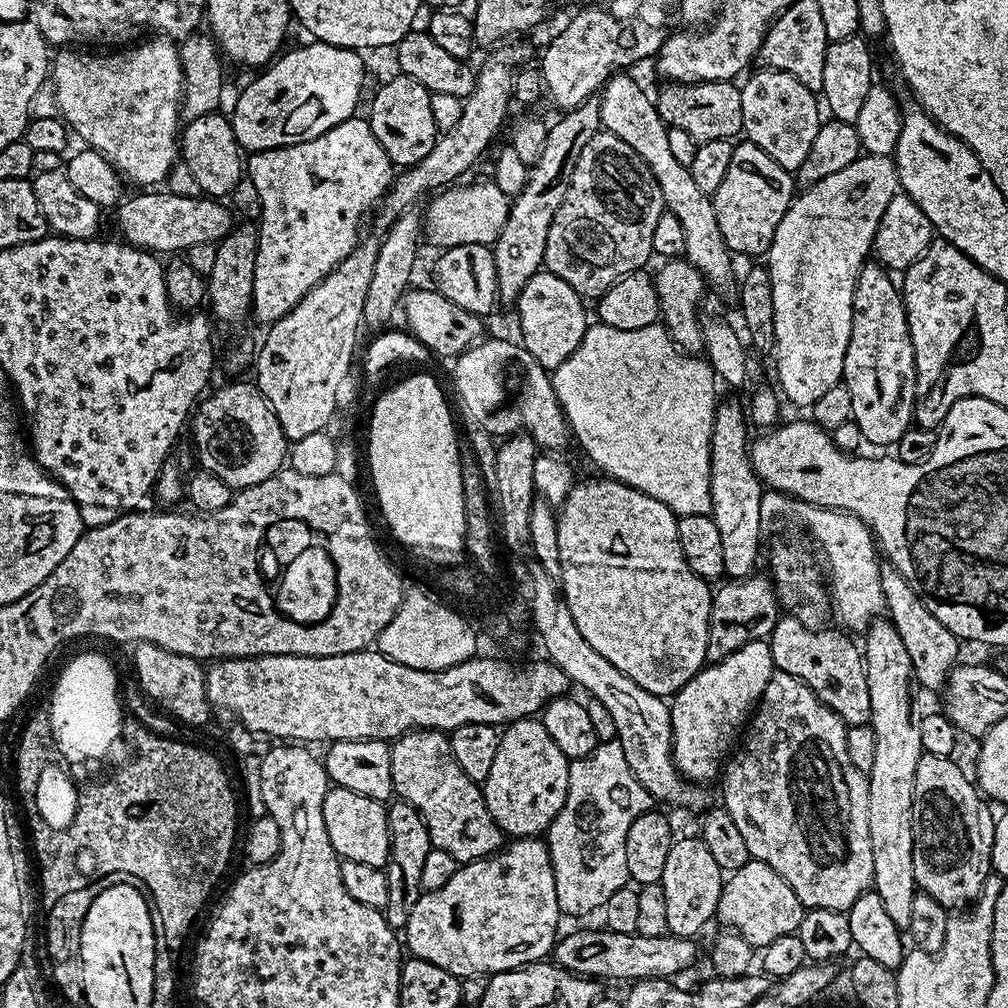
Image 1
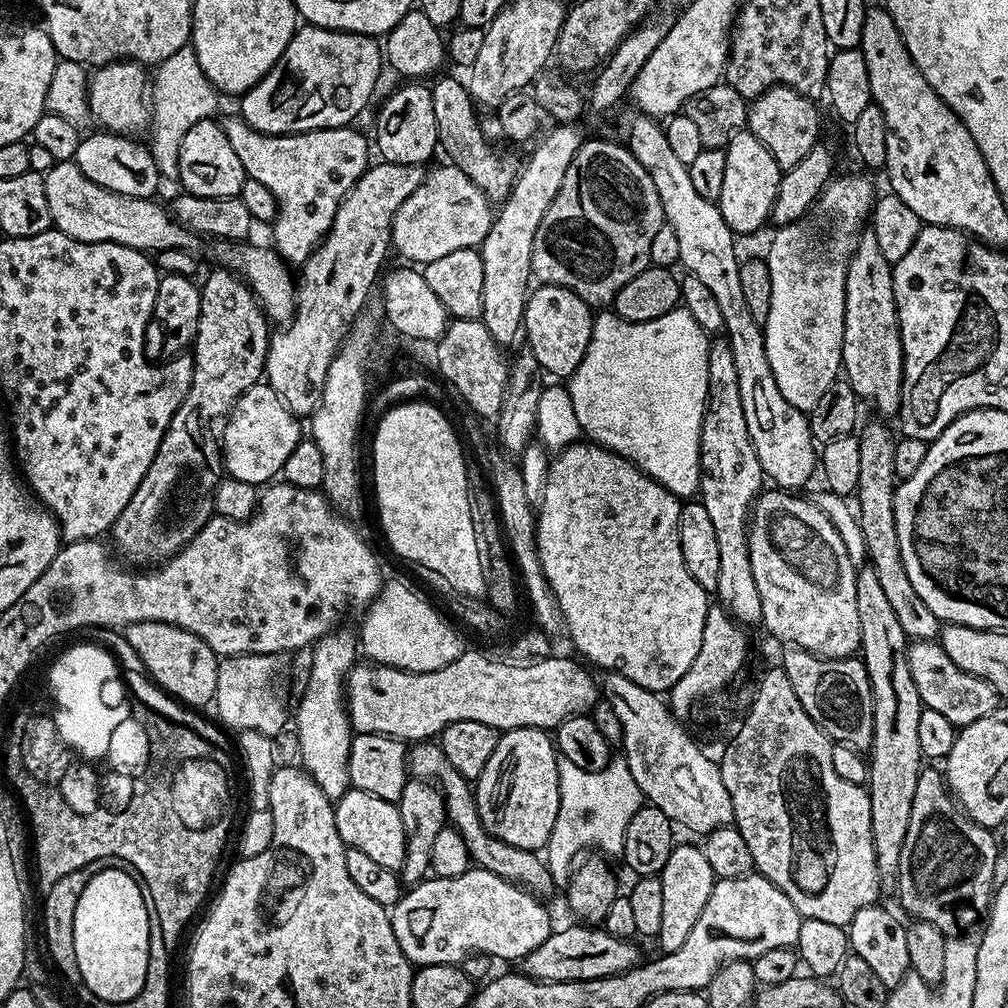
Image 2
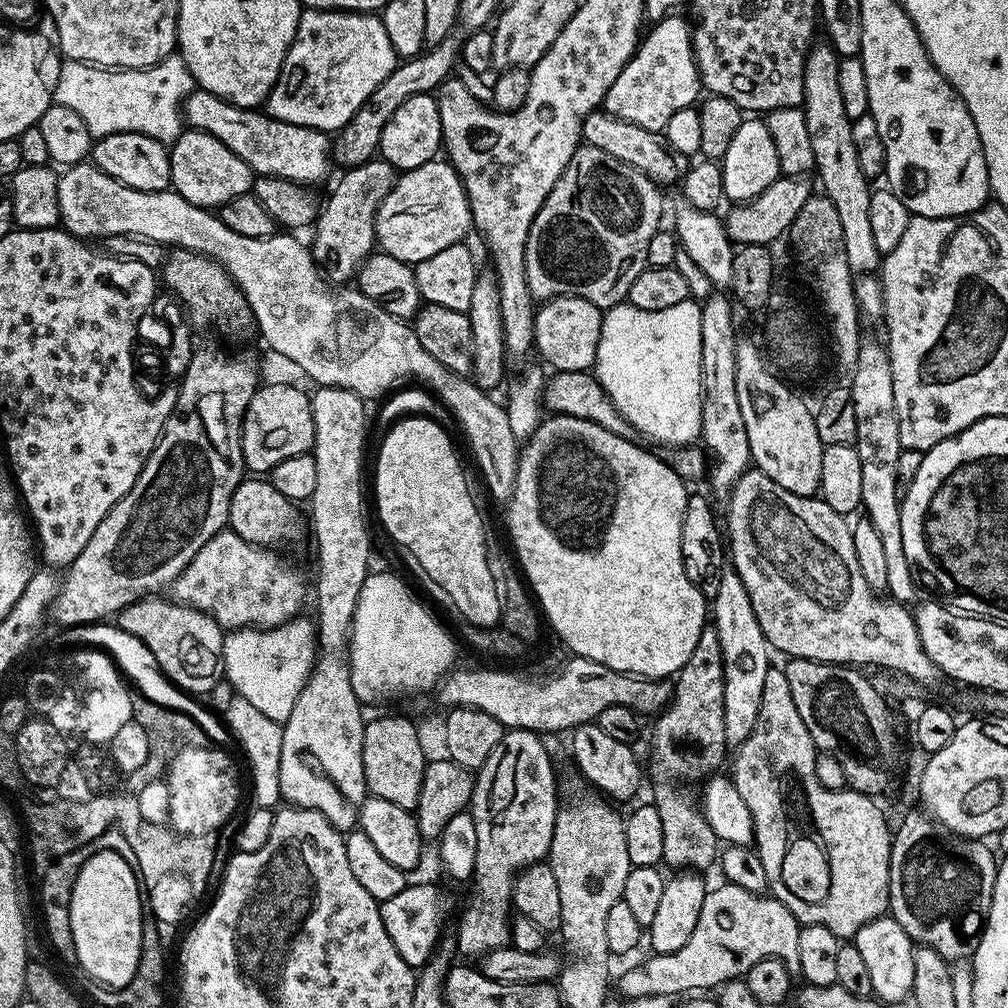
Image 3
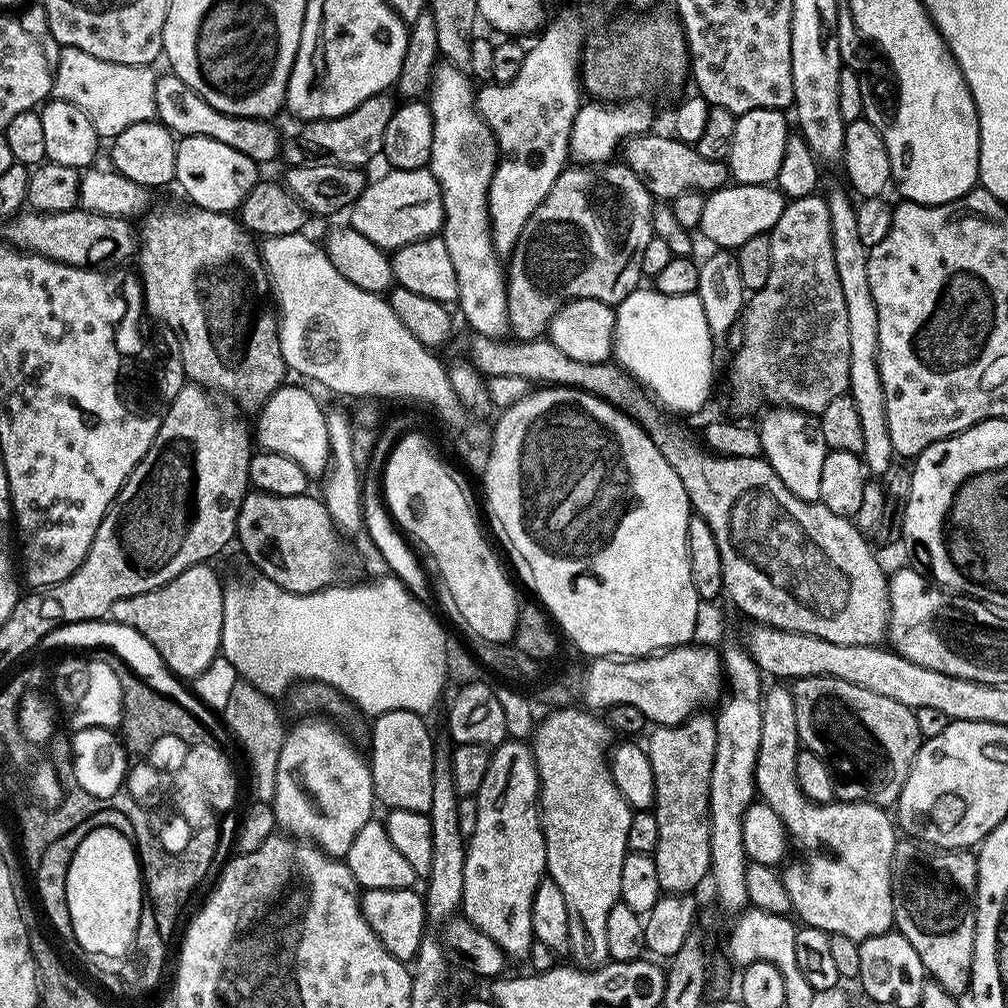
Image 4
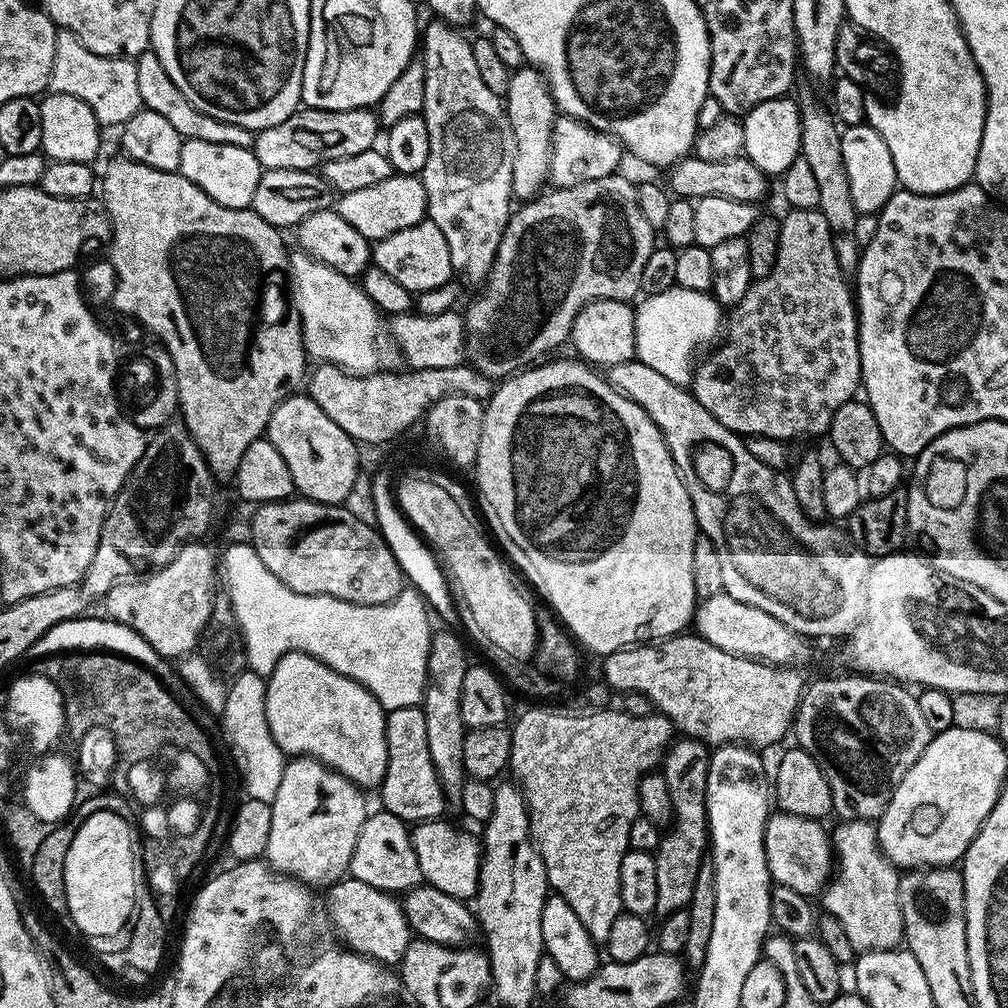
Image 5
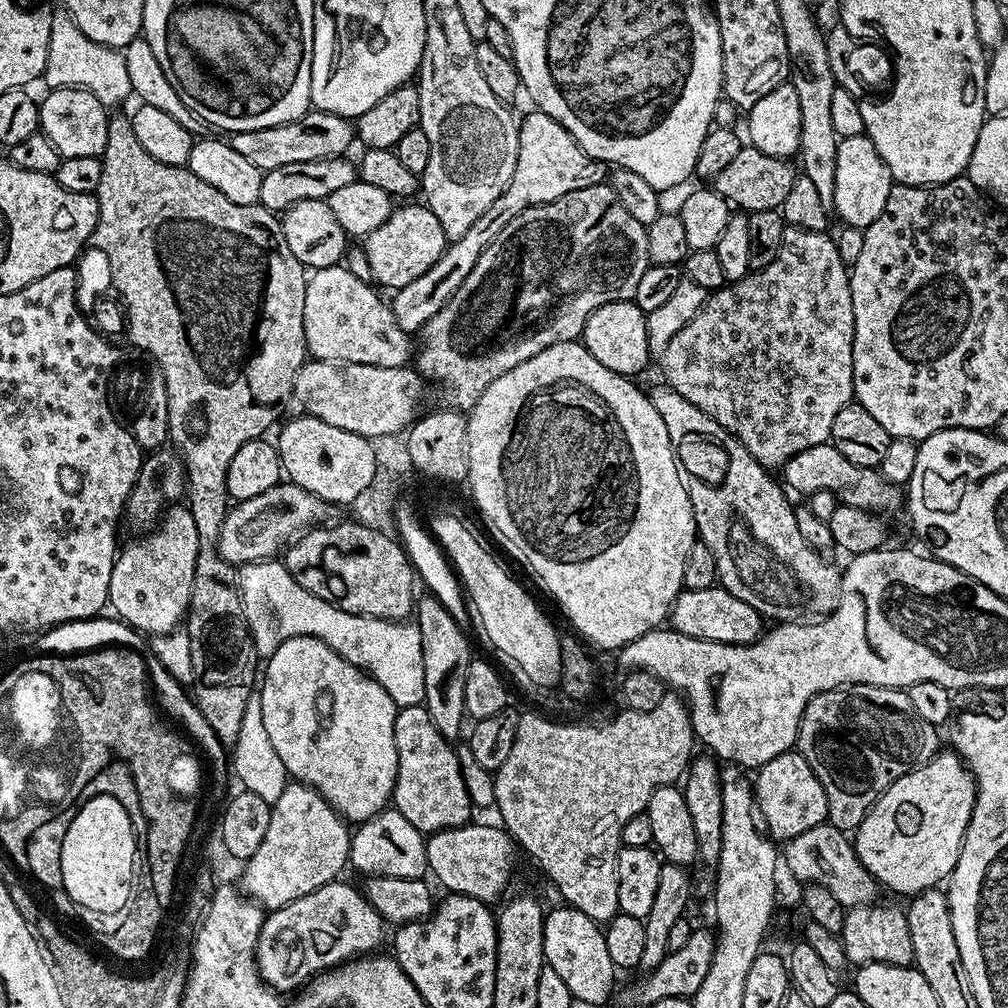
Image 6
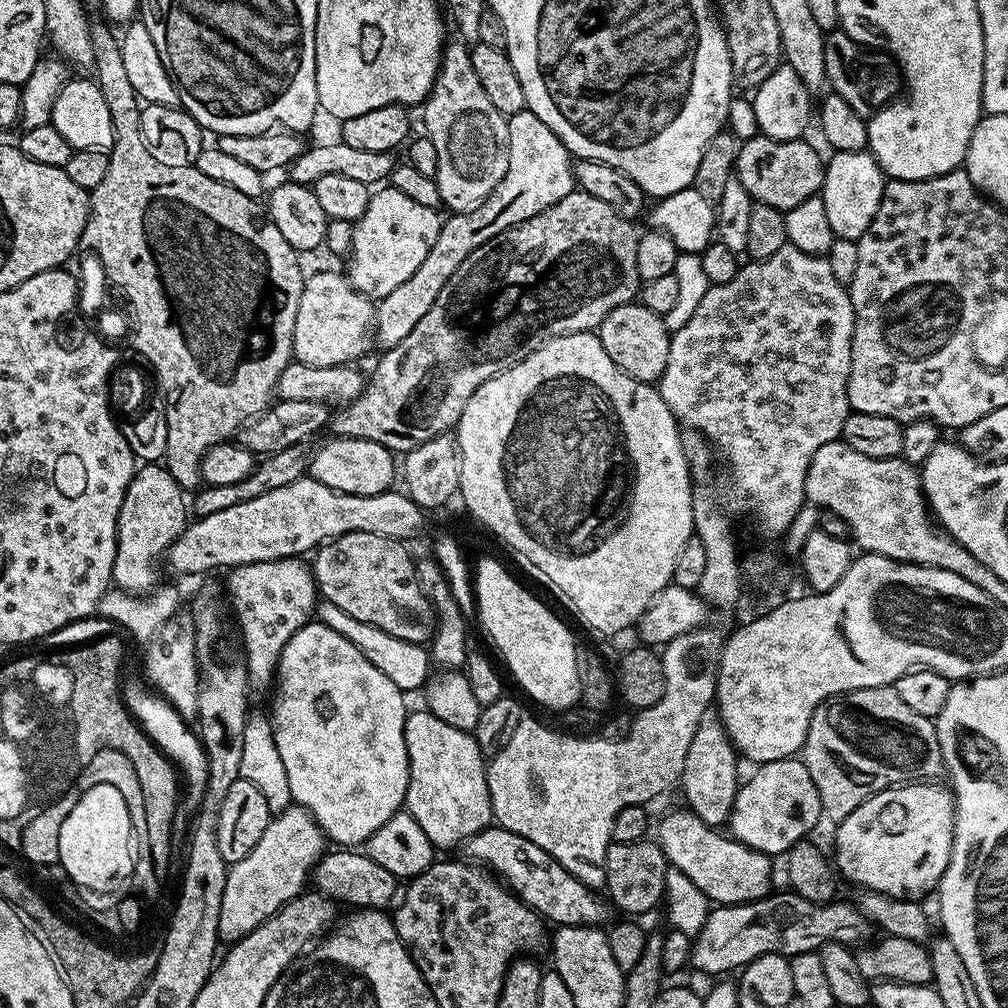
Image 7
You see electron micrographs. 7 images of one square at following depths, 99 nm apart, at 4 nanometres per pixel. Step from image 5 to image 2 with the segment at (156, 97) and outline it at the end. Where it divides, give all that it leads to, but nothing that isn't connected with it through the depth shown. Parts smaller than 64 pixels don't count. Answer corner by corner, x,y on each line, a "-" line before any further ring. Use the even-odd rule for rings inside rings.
239,114
222,120
222,127
230,146
234,146
234,154
238,154
238,162
242,162
245,177
262,182
274,194
276,219
270,231
275,251
289,265
303,265
330,230
342,198
370,167
369,137
367,140
352,126
275,136
254,130

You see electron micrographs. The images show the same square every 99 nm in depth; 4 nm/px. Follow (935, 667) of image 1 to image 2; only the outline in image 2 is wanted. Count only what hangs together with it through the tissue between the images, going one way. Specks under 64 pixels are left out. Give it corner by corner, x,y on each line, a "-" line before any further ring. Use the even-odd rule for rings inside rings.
875,419
865,428
863,425
858,432
859,475
854,500
858,505
864,551
874,574
878,574
878,582
890,601
890,607
894,609
894,615
898,617
898,622
902,622
904,635
913,641
935,641
942,627
942,621
934,614
930,614
926,602
918,598
918,590
914,590
914,582
910,582
910,574
906,574
902,550
898,546
898,530
894,522
894,498
898,483
894,470
894,450
898,440
896,436
892,437
892,432
884,425
887,423
883,419

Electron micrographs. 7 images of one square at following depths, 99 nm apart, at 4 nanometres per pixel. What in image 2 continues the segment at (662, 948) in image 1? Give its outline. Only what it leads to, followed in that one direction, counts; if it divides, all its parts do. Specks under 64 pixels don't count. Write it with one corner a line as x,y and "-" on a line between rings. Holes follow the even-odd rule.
580,926
584,928
560,928
557,927
538,946
538,950
530,950
524,959
519,961
518,968
523,975
532,976
535,980
545,980
546,982
574,982
575,980
593,980
594,978
606,978
610,974
625,972
635,968
641,963
642,956
638,949
632,945
631,939
619,940
614,938
609,932
605,932
600,926

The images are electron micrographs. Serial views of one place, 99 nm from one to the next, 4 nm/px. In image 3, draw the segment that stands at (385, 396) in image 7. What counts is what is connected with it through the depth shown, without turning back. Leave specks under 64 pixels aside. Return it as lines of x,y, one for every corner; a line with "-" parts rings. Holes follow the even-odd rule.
589,144
577,148
576,153
570,158
566,170
562,170
558,182
554,182
554,190
550,190
546,202
542,202
542,206
528,231
524,261
526,262
526,278
533,301
552,300
555,296
581,296
594,302
594,306
598,306
602,310
610,309
621,303
628,295
630,282
634,282
634,278
638,278
638,274
642,274
642,270
647,265
646,250
650,246
650,238
654,238
654,234
661,231
660,215
664,212
664,200
660,197
660,192
661,189
650,177
626,162
618,162
618,158
614,158
614,154
606,154
606,150
598,150

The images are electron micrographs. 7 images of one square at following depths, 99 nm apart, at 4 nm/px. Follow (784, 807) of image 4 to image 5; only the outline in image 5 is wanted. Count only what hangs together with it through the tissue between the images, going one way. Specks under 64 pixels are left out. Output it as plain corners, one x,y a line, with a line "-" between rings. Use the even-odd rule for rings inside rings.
846,820
831,829
834,872
822,893
823,911
842,922
857,953
901,947
904,938
902,910
898,902
901,873
885,858
876,841
876,824
870,820

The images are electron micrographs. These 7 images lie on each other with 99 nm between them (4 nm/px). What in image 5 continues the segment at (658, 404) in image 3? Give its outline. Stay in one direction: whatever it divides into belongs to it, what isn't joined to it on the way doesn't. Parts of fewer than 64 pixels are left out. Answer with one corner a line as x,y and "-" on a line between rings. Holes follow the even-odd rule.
677,287
662,290
662,294
644,296
641,301
635,305
636,359
658,370
670,382
687,385
694,371
696,351
715,345
716,335
719,332
721,335
722,307
719,301
712,292

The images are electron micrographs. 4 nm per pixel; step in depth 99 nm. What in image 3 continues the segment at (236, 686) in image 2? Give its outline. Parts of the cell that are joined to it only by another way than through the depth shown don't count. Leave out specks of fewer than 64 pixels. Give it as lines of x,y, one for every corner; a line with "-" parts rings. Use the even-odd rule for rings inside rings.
293,618
273,629
243,628
229,631
223,642
222,674
225,681
234,688
237,695
250,702
268,718
283,724
290,716
290,710
294,710
294,702
298,694
306,686
310,678
312,668
316,664
318,651
318,633
316,625
311,619

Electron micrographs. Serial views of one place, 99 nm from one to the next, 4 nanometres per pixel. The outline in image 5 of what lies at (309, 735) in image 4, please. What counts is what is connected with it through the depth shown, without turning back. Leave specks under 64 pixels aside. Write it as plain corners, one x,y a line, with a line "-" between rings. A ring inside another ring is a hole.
298,756
289,759
284,765
282,782
278,785
278,794
274,798
272,817
270,818
270,842
266,853
267,863
277,872
282,872
293,880
300,880
309,886
324,884
331,886
348,872
354,854
354,842
364,821
368,819
369,809
364,809
365,793
351,784
342,774
328,768
311,756

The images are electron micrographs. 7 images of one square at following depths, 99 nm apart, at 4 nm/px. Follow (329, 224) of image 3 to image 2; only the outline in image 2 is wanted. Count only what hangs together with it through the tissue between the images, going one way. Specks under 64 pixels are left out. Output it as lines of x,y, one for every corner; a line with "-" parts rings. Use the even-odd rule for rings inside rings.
379,163
368,167
342,198
330,230
299,269
296,310
291,320
281,327
281,332
273,331
268,342
268,356
264,359
266,383
297,418
311,417
320,405
330,362
353,320
373,295
388,252
390,256
394,214
418,190
426,175
424,164

